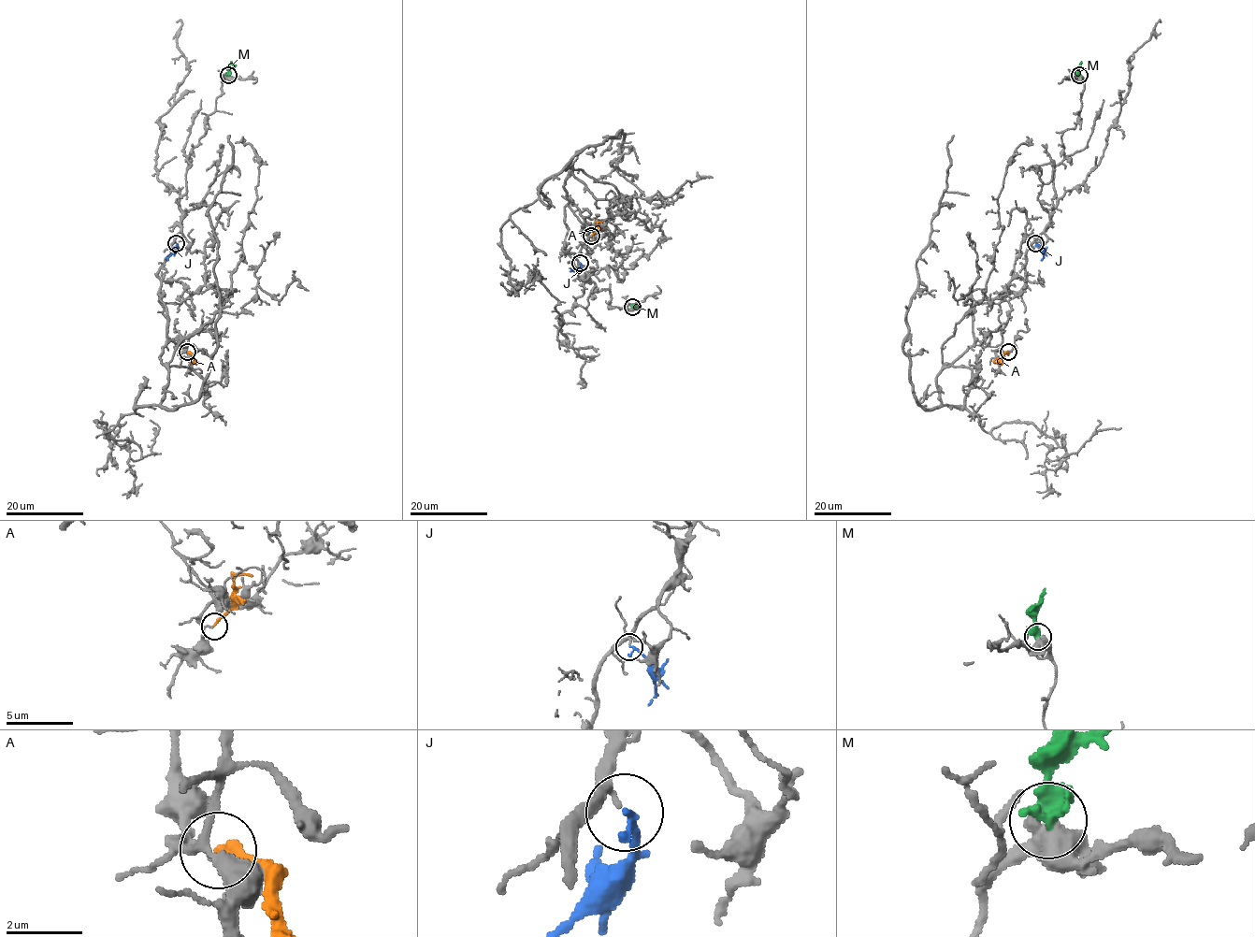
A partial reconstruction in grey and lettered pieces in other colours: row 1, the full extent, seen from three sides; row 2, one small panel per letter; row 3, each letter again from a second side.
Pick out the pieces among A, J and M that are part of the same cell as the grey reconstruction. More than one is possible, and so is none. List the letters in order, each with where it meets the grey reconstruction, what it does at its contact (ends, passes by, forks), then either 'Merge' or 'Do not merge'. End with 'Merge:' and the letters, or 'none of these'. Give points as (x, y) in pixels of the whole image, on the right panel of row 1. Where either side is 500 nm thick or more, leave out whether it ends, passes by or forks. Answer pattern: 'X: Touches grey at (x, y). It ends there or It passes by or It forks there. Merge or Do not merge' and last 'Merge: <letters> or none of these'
A: Touches grey at (1008, 352). It ends there. Do not merge
J: Touches grey at (1035, 243). It ends there. Merge
M: Touches grey at (1079, 75). It ends there. Do not merge
Merge: J

